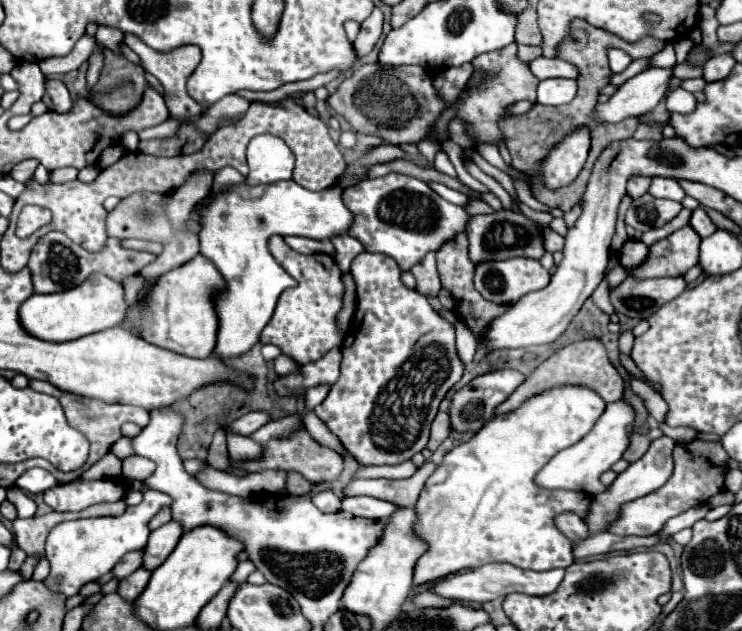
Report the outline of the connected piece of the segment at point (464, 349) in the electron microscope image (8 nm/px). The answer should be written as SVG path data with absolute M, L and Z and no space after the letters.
M454 324L456 326L456 348L458 348L458 356L462 358L464 364L472 362L476 350L478 350L478 344L476 344L476 338L472 336L472 330L468 326L462 326L462 324Z

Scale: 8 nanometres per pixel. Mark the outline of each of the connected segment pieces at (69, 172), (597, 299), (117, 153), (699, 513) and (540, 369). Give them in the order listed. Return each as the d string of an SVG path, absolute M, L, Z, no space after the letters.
M56 168L50 170L49 179L51 182L62 184L77 179L78 172L76 168Z
M602 280L600 286L594 290L592 300L594 300L594 304L596 304L604 314L612 316L612 306L610 306L610 298L608 298L608 282L606 282L606 280Z
M108 146L108 148L100 154L100 158L98 158L98 166L100 166L100 168L108 168L108 166L112 166L122 154L124 154L124 148L122 148L122 146Z
M704 504L704 506L696 506L696 508L690 508L690 510L686 510L686 512L682 512L682 514L678 514L678 516L674 516L674 518L670 518L664 526L662 526L662 536L672 536L672 534L676 534L678 530L682 530L682 528L690 528L694 522L698 522L698 520L702 520L704 516L706 516L706 512L708 512L710 508Z
M582 340L582 342L572 342L560 350L556 350L548 360L540 362L536 366L536 370L532 374L526 376L526 380L522 382L522 386L518 386L518 390L514 390L514 394L502 402L496 408L496 414L504 414L504 412L512 412L516 410L526 398L548 390L552 386L560 386L560 384L582 384L588 388L594 388L606 402L616 402L622 398L622 376L616 372L616 368L610 364L606 348L600 340Z

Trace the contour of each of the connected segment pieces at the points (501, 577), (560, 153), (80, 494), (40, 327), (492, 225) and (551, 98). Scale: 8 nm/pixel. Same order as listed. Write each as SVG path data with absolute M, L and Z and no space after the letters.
M486 564L474 570L466 570L466 572L458 572L448 576L446 580L440 580L432 592L444 596L444 598L454 598L454 600L468 600L468 602L490 602L494 598L500 596L508 596L512 592L520 592L520 594L528 594L528 596L548 596L552 594L558 584L564 578L564 570L562 568L554 568L554 570L546 570L546 572L534 572L534 570L522 570L516 568L512 564Z
M580 128L578 132L566 136L556 148L550 150L548 158L542 162L544 186L556 190L570 184L582 170L588 150L590 150L588 130Z
M74 480L46 490L44 502L56 512L80 512L92 504L116 502L124 494L124 480Z
M92 274L76 288L56 292L56 294L34 294L20 308L22 326L36 338L50 342L66 342L76 340L94 332L102 332L106 328L114 328L124 324L128 312L128 304L124 302L122 284L106 278L104 274Z
M498 210L488 216L472 216L466 224L468 240L470 240L470 260L476 262L490 262L490 260L506 260L506 258L540 258L544 254L540 224L528 220L524 214L516 214L512 210Z
M564 78L542 80L538 84L538 104L548 104L548 106L568 104L574 100L576 90L578 86L574 80L564 80Z

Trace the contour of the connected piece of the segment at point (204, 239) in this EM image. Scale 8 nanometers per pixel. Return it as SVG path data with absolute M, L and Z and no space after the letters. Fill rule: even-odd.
M294 180L266 186L246 186L246 182L240 182L226 186L218 194L212 194L208 204L200 206L200 254L214 262L228 286L226 294L222 292L216 300L216 312L220 320L216 344L218 356L228 358L248 352L258 342L262 328L272 318L280 294L296 284L268 250L270 236L280 234L324 240L348 232L352 224L352 212L344 206L340 194L342 190L338 186L310 192ZM222 210L228 210L228 216L222 216Z

